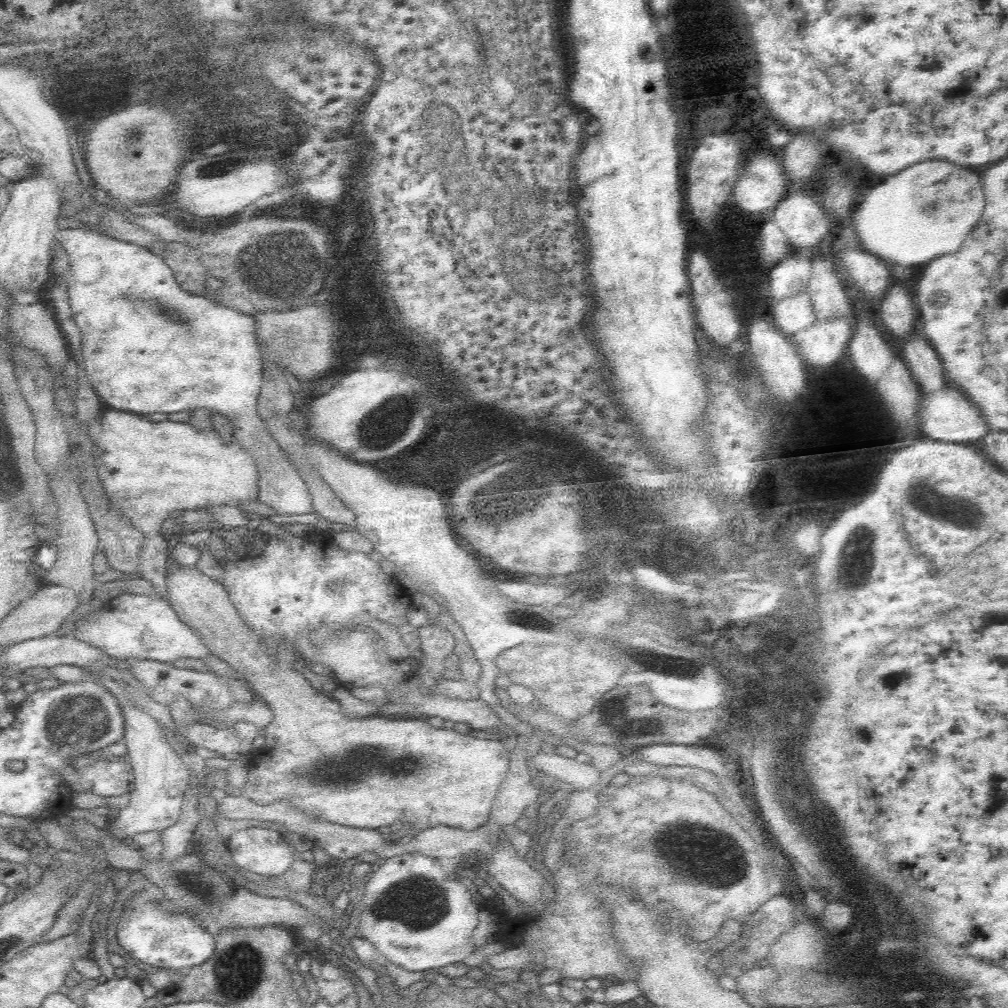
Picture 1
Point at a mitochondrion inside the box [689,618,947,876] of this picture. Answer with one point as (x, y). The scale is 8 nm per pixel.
(820, 793)

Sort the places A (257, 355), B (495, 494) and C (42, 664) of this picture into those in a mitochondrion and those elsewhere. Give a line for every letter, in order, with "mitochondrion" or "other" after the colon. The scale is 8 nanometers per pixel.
A: other
B: mitochondrion
C: other

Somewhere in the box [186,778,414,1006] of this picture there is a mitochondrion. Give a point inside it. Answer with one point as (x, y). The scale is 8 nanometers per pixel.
(233, 971)

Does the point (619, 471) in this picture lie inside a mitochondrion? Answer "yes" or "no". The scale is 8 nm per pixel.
yes

